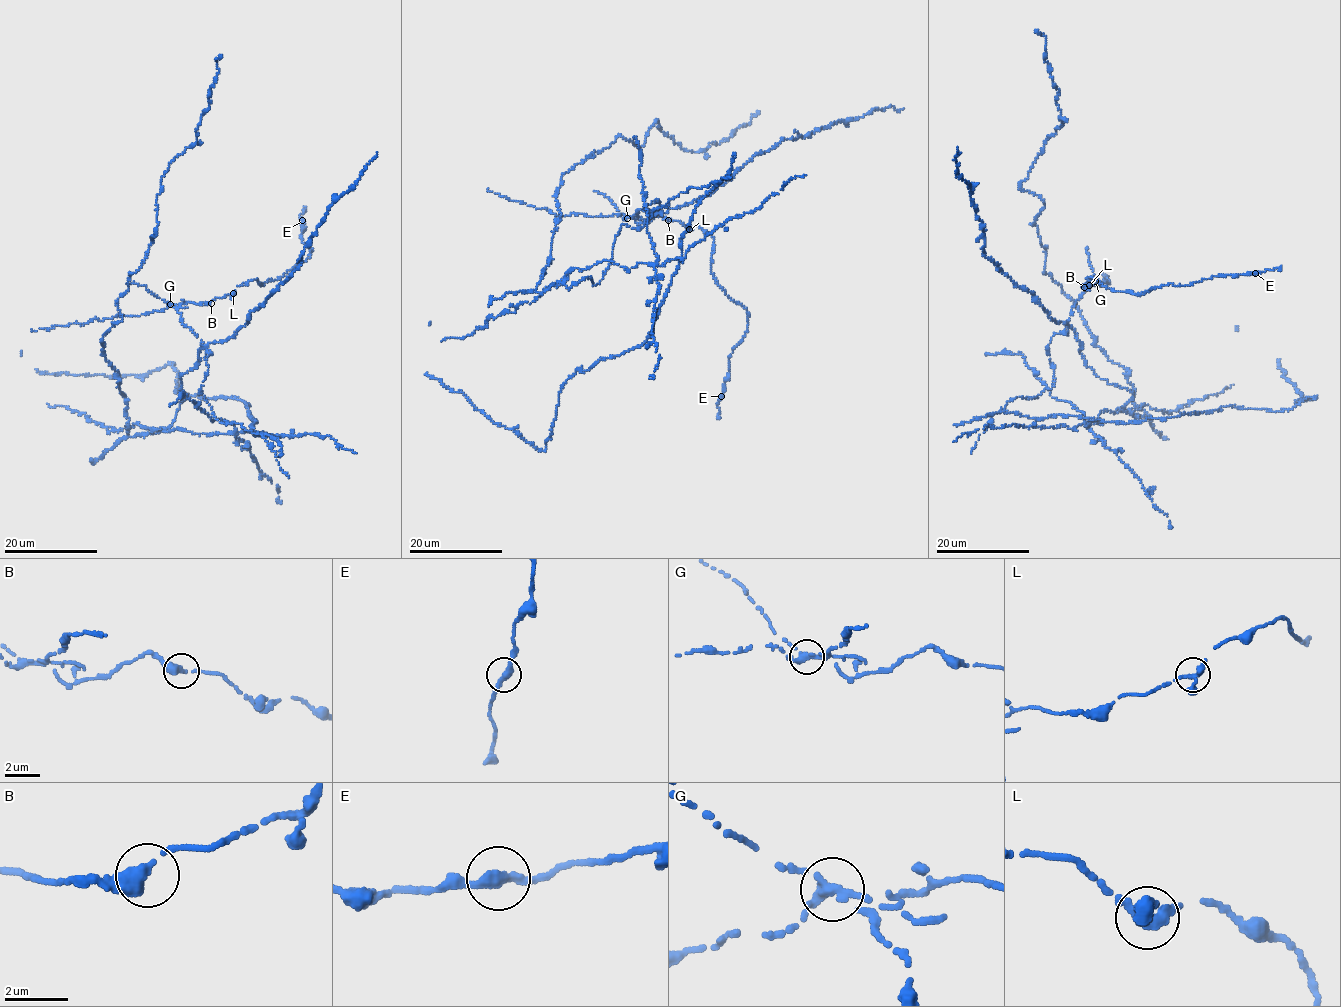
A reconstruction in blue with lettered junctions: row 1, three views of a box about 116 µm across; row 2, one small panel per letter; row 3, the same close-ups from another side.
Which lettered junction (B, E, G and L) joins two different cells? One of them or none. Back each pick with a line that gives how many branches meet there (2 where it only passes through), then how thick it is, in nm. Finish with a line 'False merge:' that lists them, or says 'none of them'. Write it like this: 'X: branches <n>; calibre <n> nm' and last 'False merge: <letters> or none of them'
G: branches 3; calibre 280 nm
False merge: G

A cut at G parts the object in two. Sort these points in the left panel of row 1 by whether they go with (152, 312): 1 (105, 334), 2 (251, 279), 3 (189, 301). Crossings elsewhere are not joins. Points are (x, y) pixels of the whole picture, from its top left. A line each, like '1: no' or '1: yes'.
1: no
2: yes
3: yes

